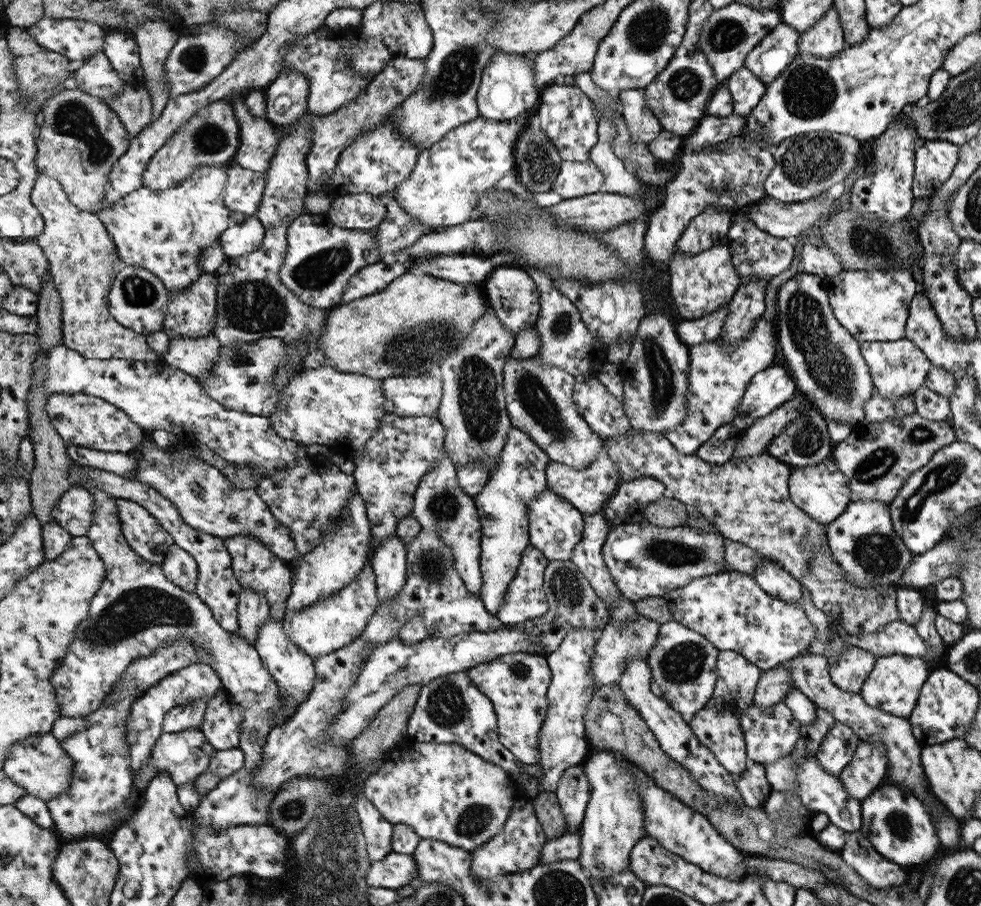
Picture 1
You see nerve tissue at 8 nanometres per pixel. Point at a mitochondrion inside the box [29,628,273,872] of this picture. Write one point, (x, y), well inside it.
(139, 728)

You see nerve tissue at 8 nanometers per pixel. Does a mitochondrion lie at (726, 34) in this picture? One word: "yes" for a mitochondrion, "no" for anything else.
yes

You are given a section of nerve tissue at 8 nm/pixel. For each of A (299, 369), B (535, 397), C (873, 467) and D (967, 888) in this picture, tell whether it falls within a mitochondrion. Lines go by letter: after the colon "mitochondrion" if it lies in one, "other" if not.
A: other
B: mitochondrion
C: mitochondrion
D: mitochondrion

